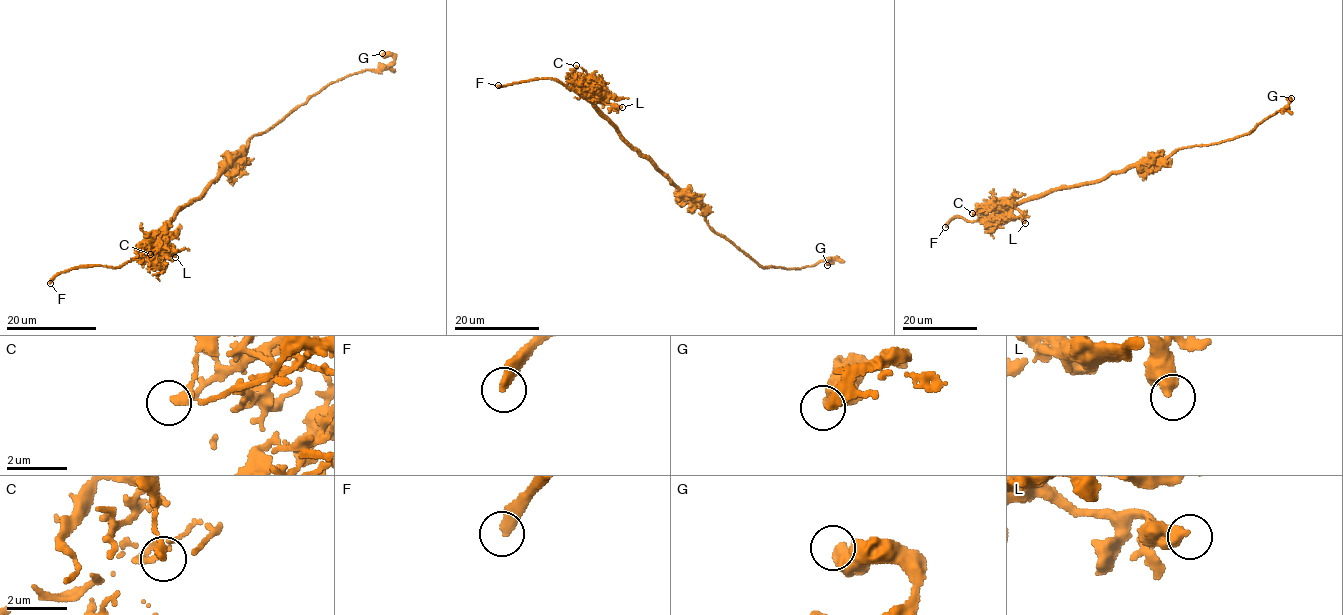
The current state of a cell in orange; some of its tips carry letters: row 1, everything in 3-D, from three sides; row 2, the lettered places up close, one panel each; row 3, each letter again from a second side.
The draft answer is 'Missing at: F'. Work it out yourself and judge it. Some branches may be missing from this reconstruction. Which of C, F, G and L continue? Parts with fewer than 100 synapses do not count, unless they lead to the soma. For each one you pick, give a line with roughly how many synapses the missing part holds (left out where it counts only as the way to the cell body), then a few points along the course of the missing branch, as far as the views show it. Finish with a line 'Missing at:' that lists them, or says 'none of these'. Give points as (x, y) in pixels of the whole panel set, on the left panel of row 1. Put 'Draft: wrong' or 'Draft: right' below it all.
Missing at: F
Draft: right

